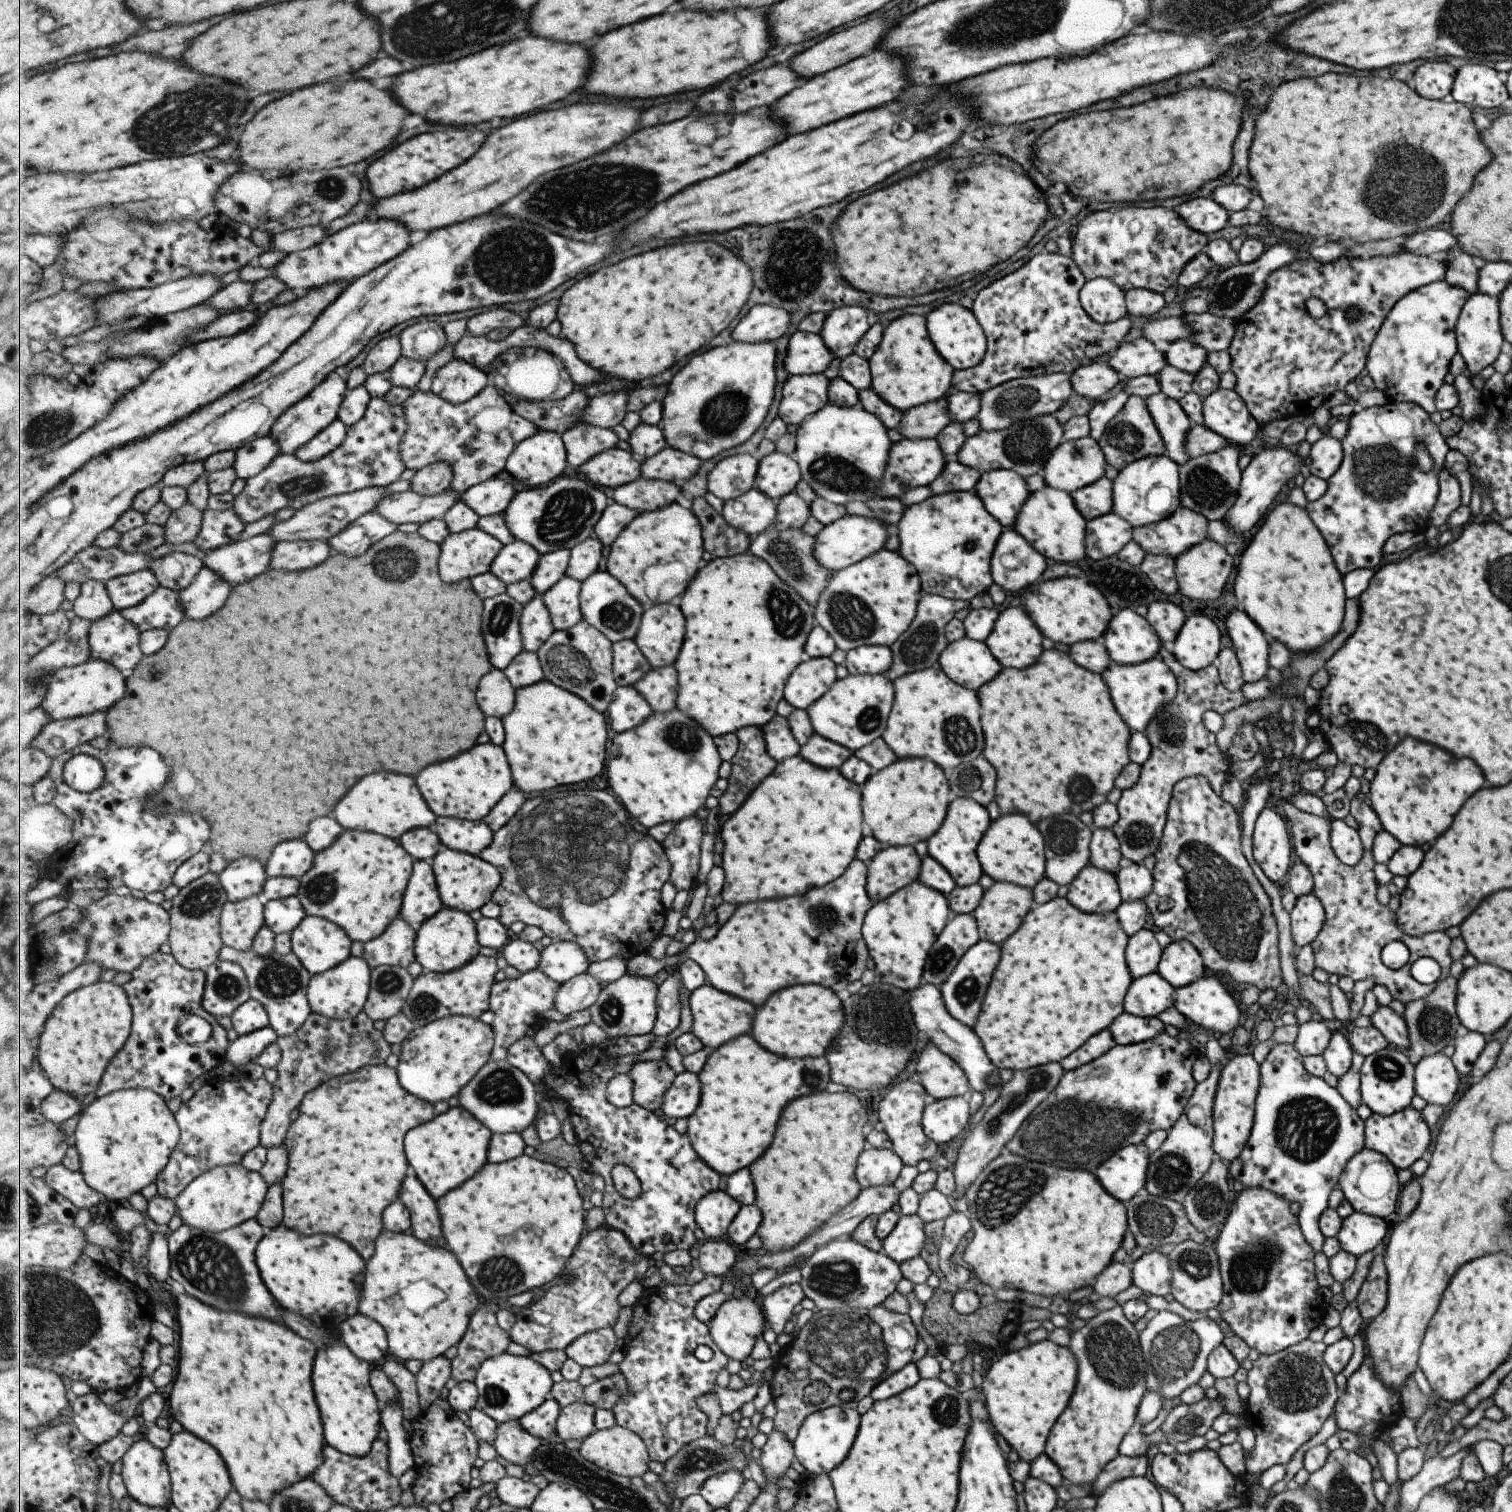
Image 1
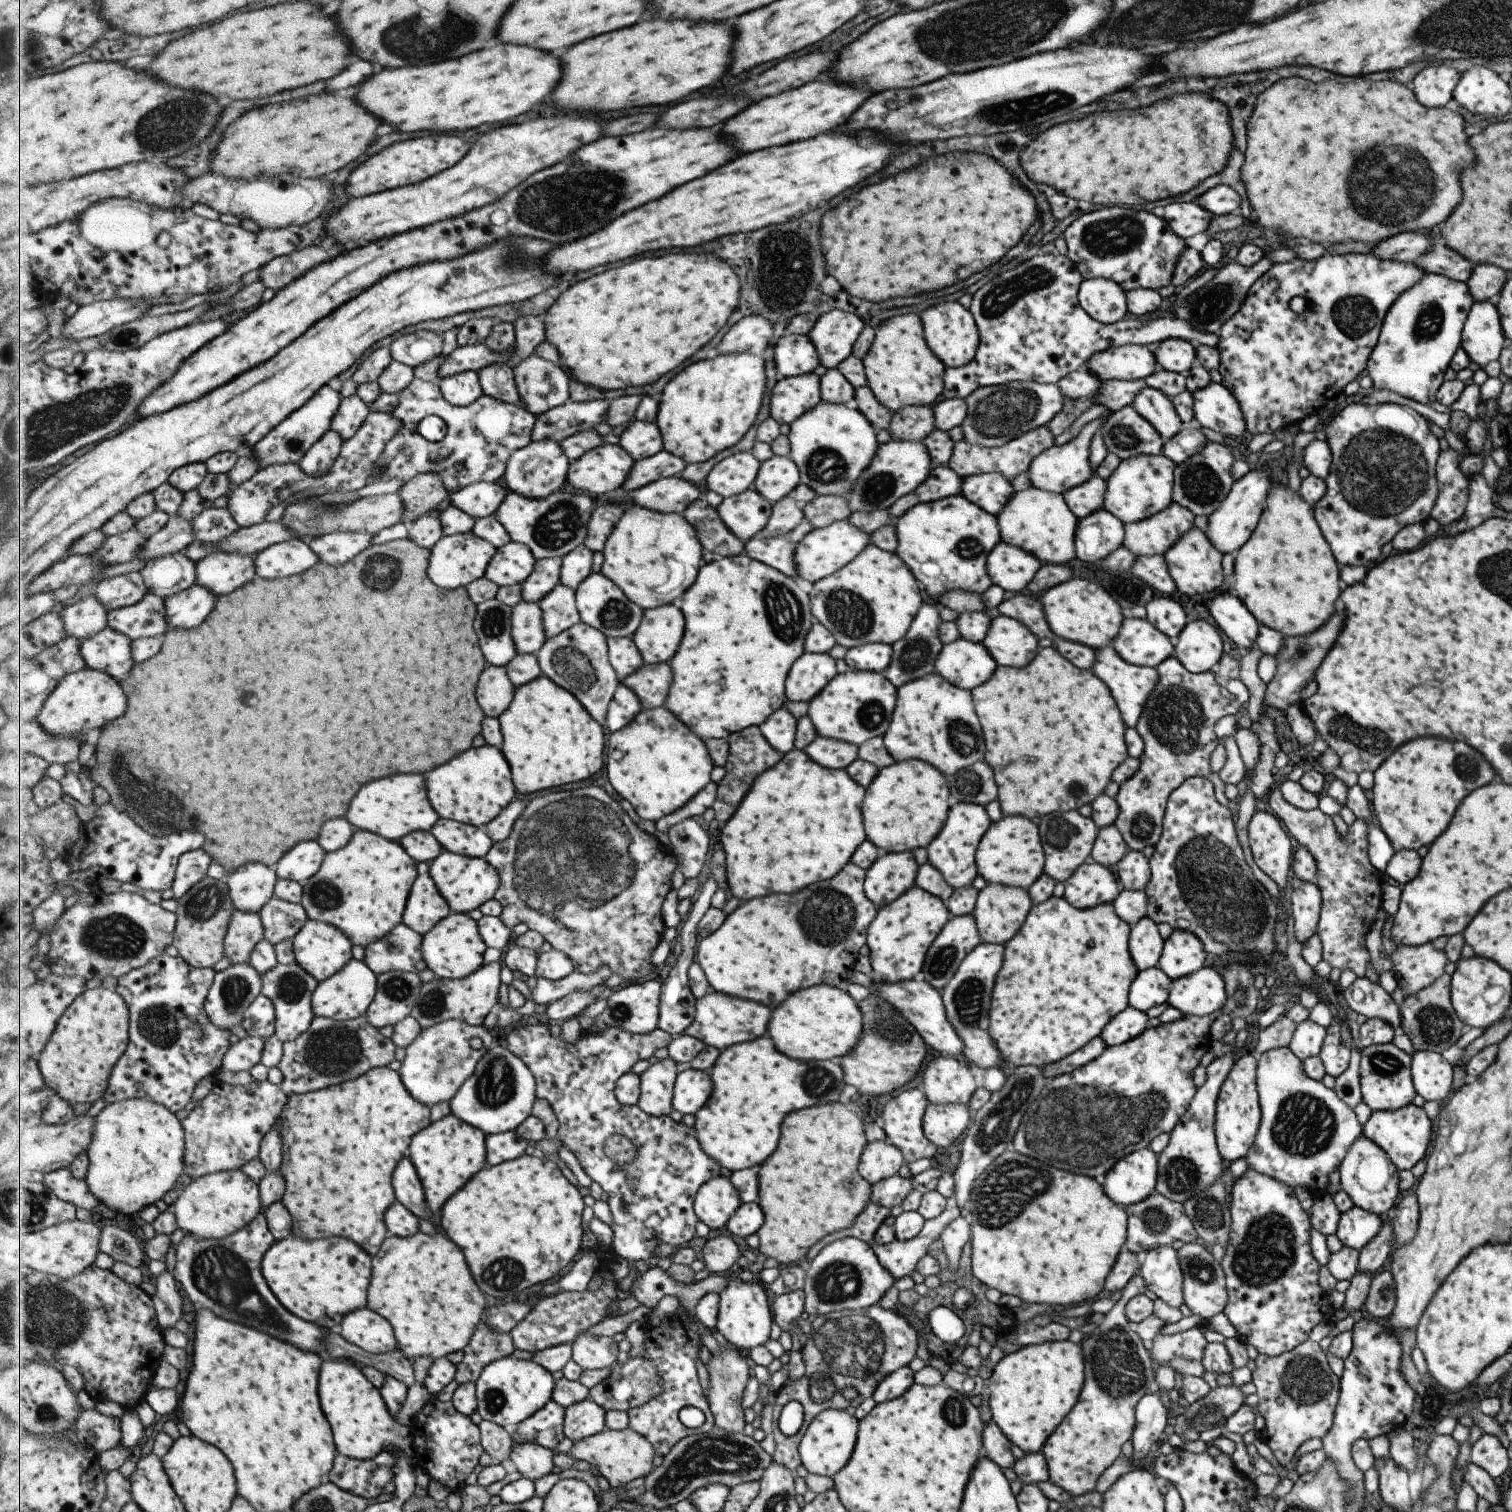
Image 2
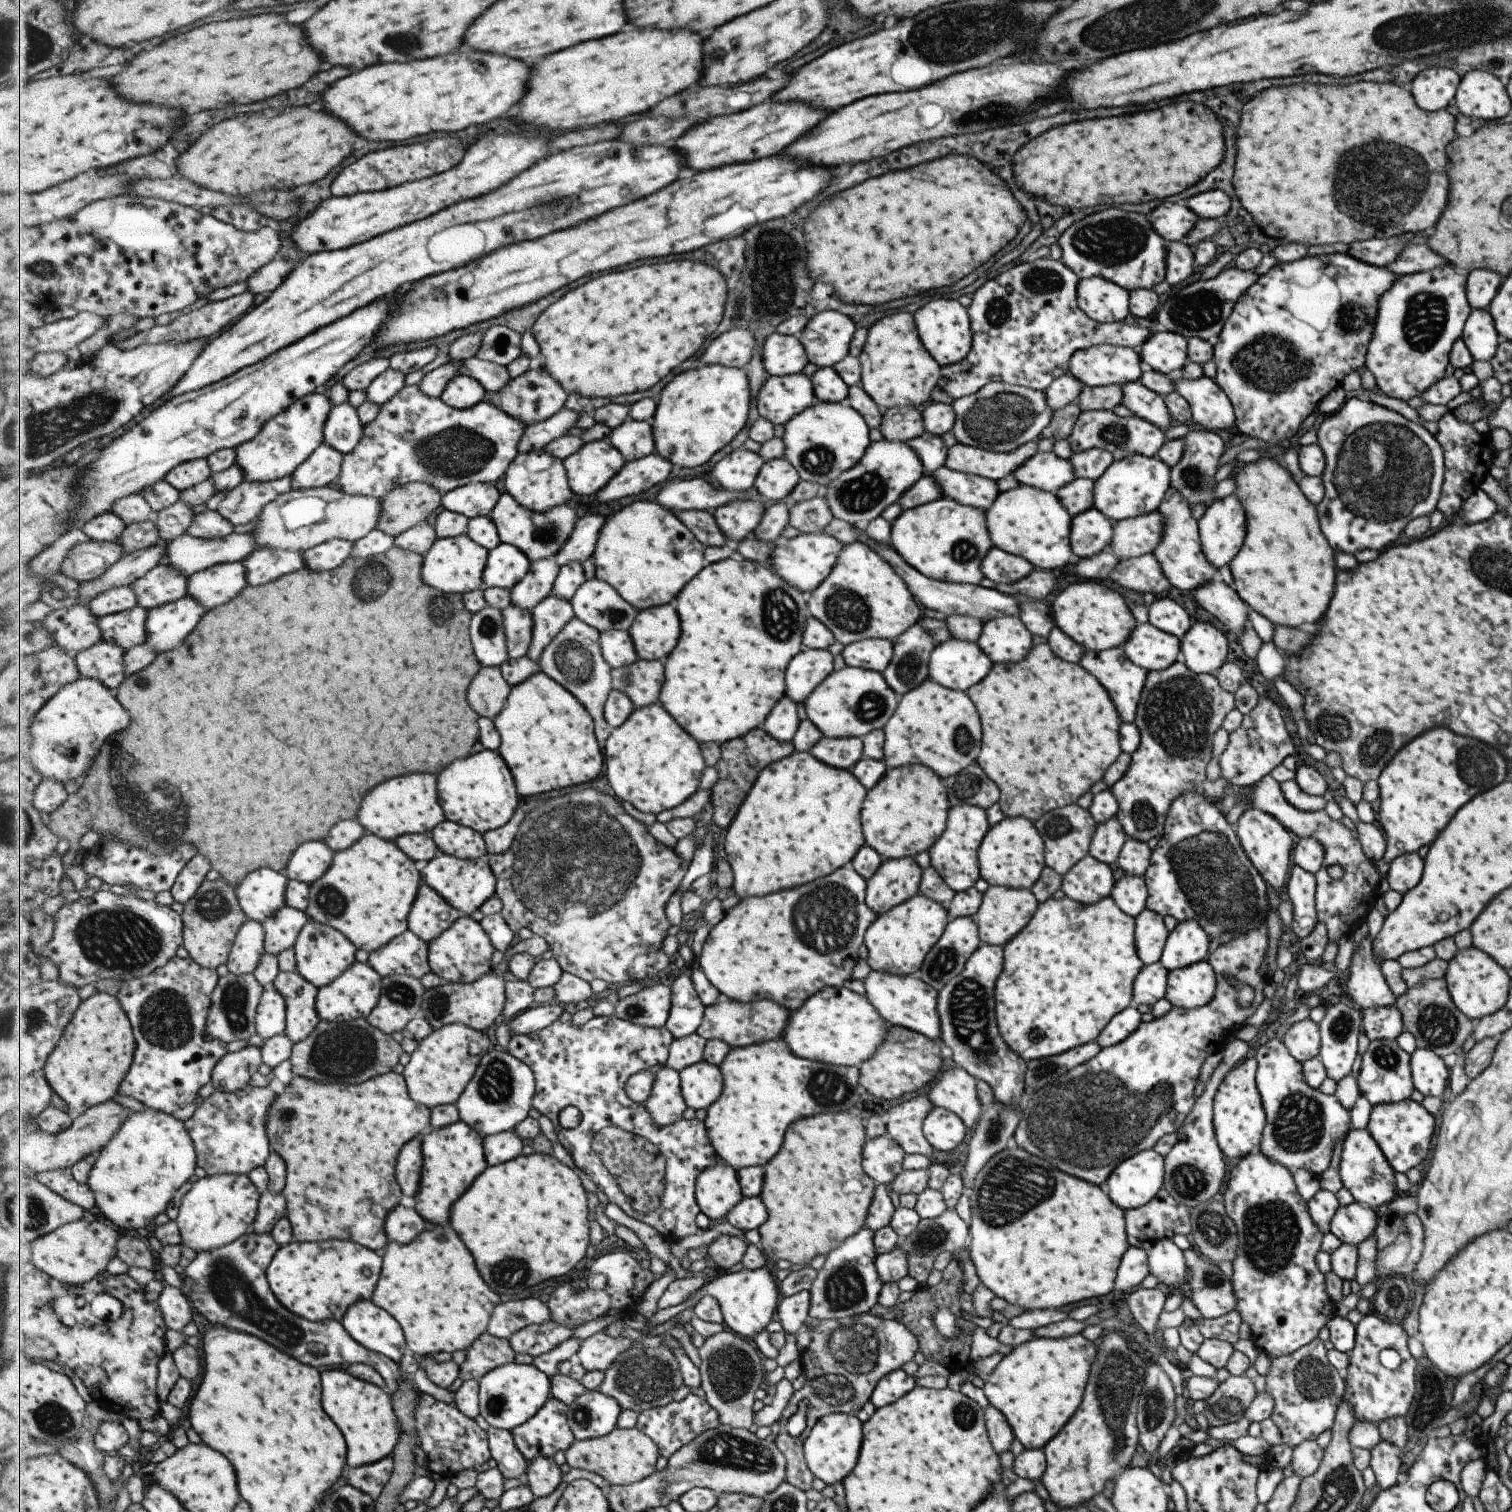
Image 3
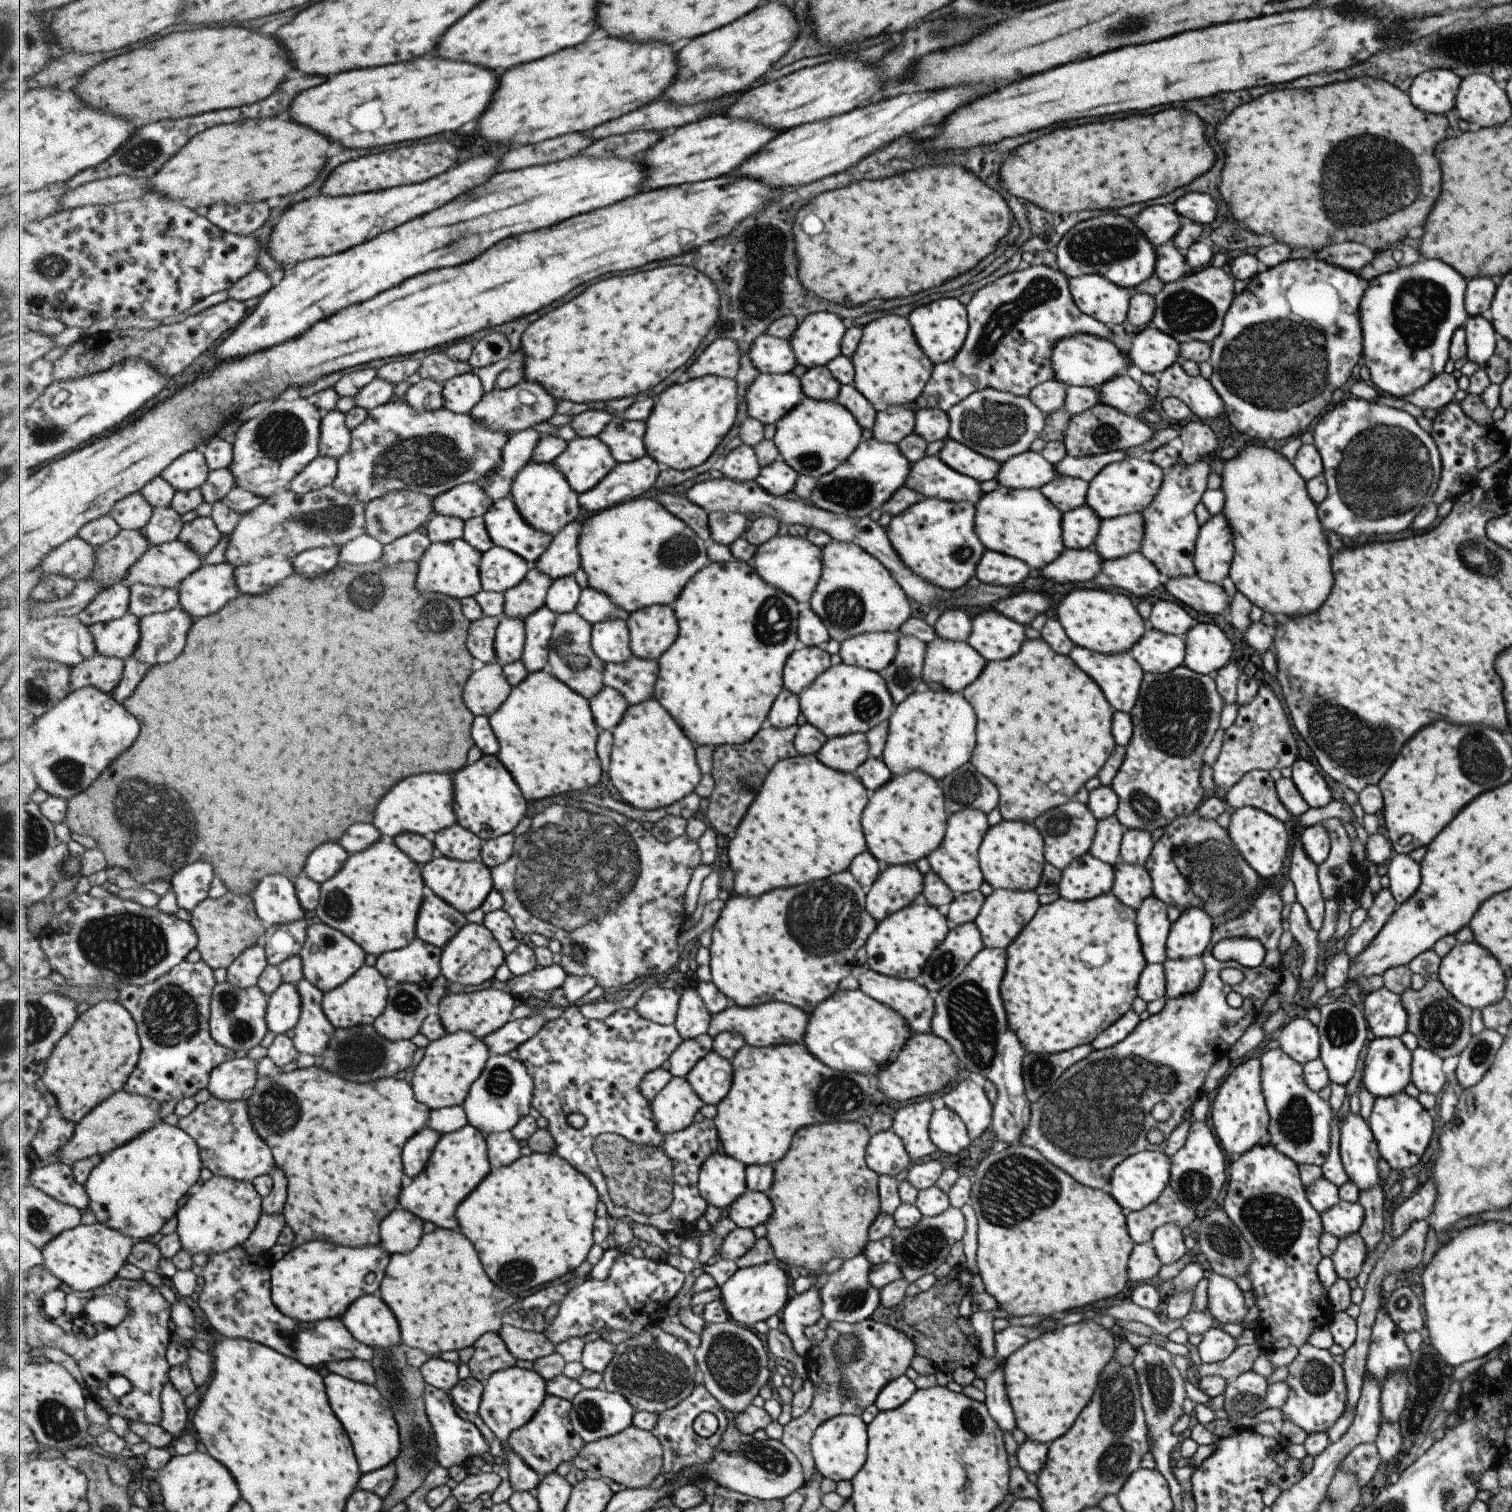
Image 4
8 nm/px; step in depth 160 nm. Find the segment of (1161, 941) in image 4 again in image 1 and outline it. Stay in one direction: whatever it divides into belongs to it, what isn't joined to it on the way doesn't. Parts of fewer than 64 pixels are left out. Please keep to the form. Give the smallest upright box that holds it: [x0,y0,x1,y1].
[1124,927,1162,979]

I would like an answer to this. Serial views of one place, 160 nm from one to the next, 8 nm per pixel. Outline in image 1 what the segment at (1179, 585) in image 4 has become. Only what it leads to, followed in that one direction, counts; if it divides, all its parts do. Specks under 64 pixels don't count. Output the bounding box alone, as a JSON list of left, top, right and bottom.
[1224,609,1270,682]

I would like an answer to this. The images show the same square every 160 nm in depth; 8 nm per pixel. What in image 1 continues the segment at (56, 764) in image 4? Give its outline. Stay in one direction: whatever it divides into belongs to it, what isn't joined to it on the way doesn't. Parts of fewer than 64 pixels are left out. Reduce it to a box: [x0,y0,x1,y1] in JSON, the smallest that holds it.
[40,658,127,721]

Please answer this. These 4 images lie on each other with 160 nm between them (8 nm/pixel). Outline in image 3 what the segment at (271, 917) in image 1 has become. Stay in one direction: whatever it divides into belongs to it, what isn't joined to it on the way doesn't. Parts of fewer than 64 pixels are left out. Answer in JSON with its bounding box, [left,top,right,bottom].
[263,906,310,956]

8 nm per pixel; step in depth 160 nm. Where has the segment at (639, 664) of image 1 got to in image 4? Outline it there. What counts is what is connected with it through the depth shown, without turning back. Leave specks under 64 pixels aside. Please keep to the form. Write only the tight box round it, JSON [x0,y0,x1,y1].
[592,619,633,663]

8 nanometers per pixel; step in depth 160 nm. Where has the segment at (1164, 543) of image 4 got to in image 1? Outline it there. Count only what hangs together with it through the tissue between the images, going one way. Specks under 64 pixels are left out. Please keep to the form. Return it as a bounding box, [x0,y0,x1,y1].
[1174,539,1234,600]

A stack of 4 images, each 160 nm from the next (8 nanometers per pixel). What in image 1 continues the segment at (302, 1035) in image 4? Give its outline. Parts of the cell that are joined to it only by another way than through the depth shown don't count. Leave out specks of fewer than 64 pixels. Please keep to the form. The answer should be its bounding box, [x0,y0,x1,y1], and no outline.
[220,946,314,1038]

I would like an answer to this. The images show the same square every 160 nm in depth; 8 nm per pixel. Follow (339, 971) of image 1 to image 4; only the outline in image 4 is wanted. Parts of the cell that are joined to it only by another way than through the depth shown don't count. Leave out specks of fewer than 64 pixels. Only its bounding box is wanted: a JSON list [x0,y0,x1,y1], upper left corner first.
[324,965,390,1029]

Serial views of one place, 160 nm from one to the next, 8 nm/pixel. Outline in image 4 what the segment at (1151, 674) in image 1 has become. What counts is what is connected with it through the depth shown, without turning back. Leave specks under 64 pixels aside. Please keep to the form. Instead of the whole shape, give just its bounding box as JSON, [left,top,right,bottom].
[1066,645,1144,713]

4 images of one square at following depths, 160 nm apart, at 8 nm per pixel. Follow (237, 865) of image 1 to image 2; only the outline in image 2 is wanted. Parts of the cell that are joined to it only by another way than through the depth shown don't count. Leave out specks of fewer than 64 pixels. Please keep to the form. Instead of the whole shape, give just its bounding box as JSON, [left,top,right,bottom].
[227,862,280,913]

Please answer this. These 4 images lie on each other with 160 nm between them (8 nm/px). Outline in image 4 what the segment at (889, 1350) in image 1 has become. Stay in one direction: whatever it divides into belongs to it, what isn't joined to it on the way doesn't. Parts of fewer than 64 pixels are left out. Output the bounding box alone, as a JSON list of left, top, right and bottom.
[779,1318,915,1486]

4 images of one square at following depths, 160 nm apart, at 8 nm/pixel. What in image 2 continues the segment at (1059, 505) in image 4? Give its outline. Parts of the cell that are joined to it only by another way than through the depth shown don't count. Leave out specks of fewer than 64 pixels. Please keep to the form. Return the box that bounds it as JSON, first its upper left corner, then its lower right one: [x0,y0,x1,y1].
[1061,474,1106,519]

